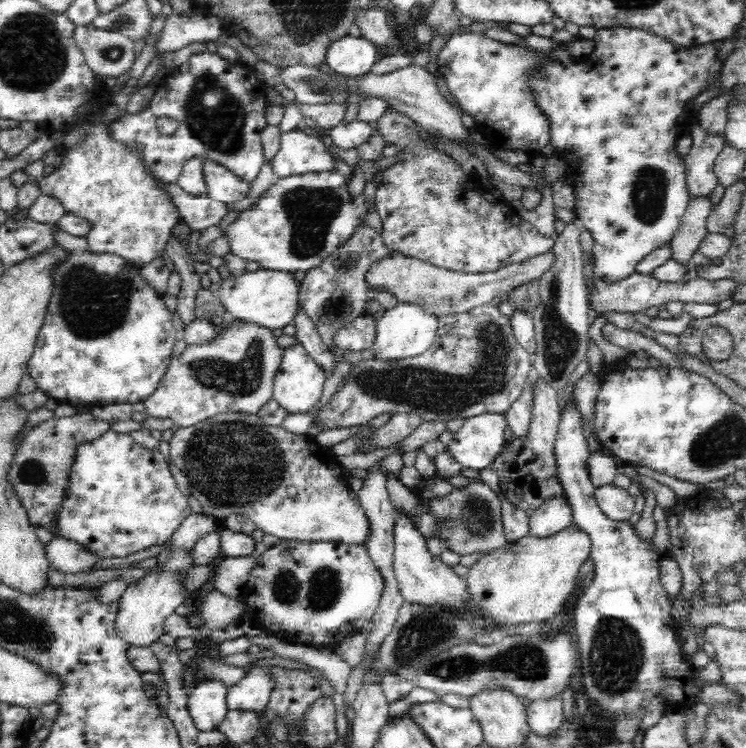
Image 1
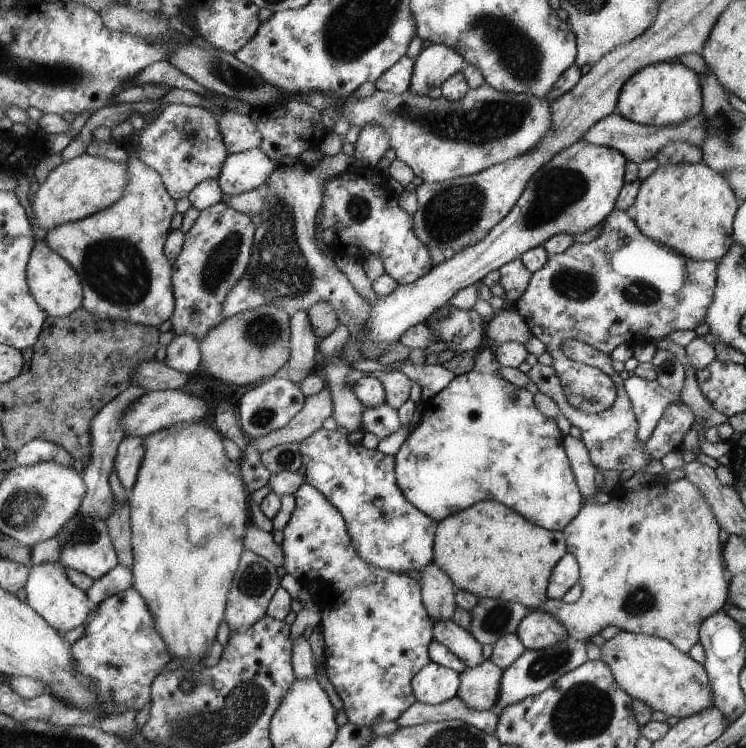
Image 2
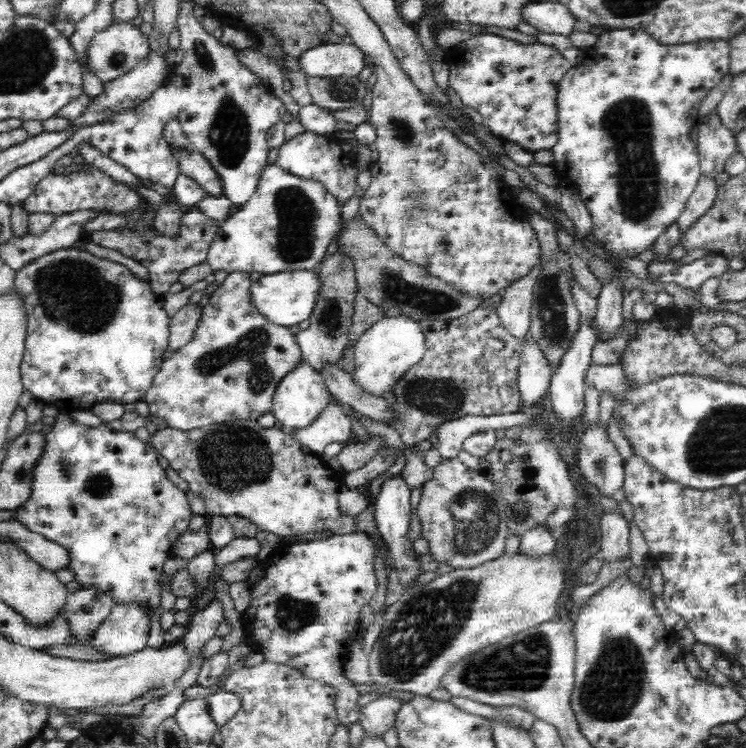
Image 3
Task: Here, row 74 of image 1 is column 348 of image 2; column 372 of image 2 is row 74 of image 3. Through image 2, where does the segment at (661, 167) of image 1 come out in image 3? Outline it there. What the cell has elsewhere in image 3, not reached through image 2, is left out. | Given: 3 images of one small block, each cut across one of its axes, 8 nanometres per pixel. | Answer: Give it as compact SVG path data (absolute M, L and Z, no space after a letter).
M608 29L607 32L598 36L596 44L584 50L584 53L582 64L571 67L558 84L558 98L556 98L558 129L556 144L551 148L554 155L552 166L560 177L568 178L569 182L576 186L580 199L584 201L584 205L592 217L593 232L590 234L600 241L604 245L603 248L614 257L608 259L608 262L613 264L616 270L624 271L620 266L616 267L616 259L636 258L636 254L651 250L658 240L658 236L661 236L670 224L677 223L676 220L684 210L686 201L696 188L698 179L701 177L701 170L697 143L690 139L690 134L692 134L694 126L701 120L698 110L700 110L702 100L708 96L708 92L714 86L718 86L720 80L729 72L729 41L706 39L693 43L665 45L642 30Z

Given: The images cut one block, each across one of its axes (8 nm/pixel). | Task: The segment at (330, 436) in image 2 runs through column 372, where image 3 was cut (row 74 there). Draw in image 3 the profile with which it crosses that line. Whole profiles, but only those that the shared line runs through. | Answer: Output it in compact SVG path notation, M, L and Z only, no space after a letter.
M495 33L472 36L454 49L445 51L444 61L449 66L449 85L460 96L465 107L473 108L482 116L491 133L511 144L518 144L526 152L551 150L556 144L558 129L558 84L570 66L552 46L542 43L523 44Z

